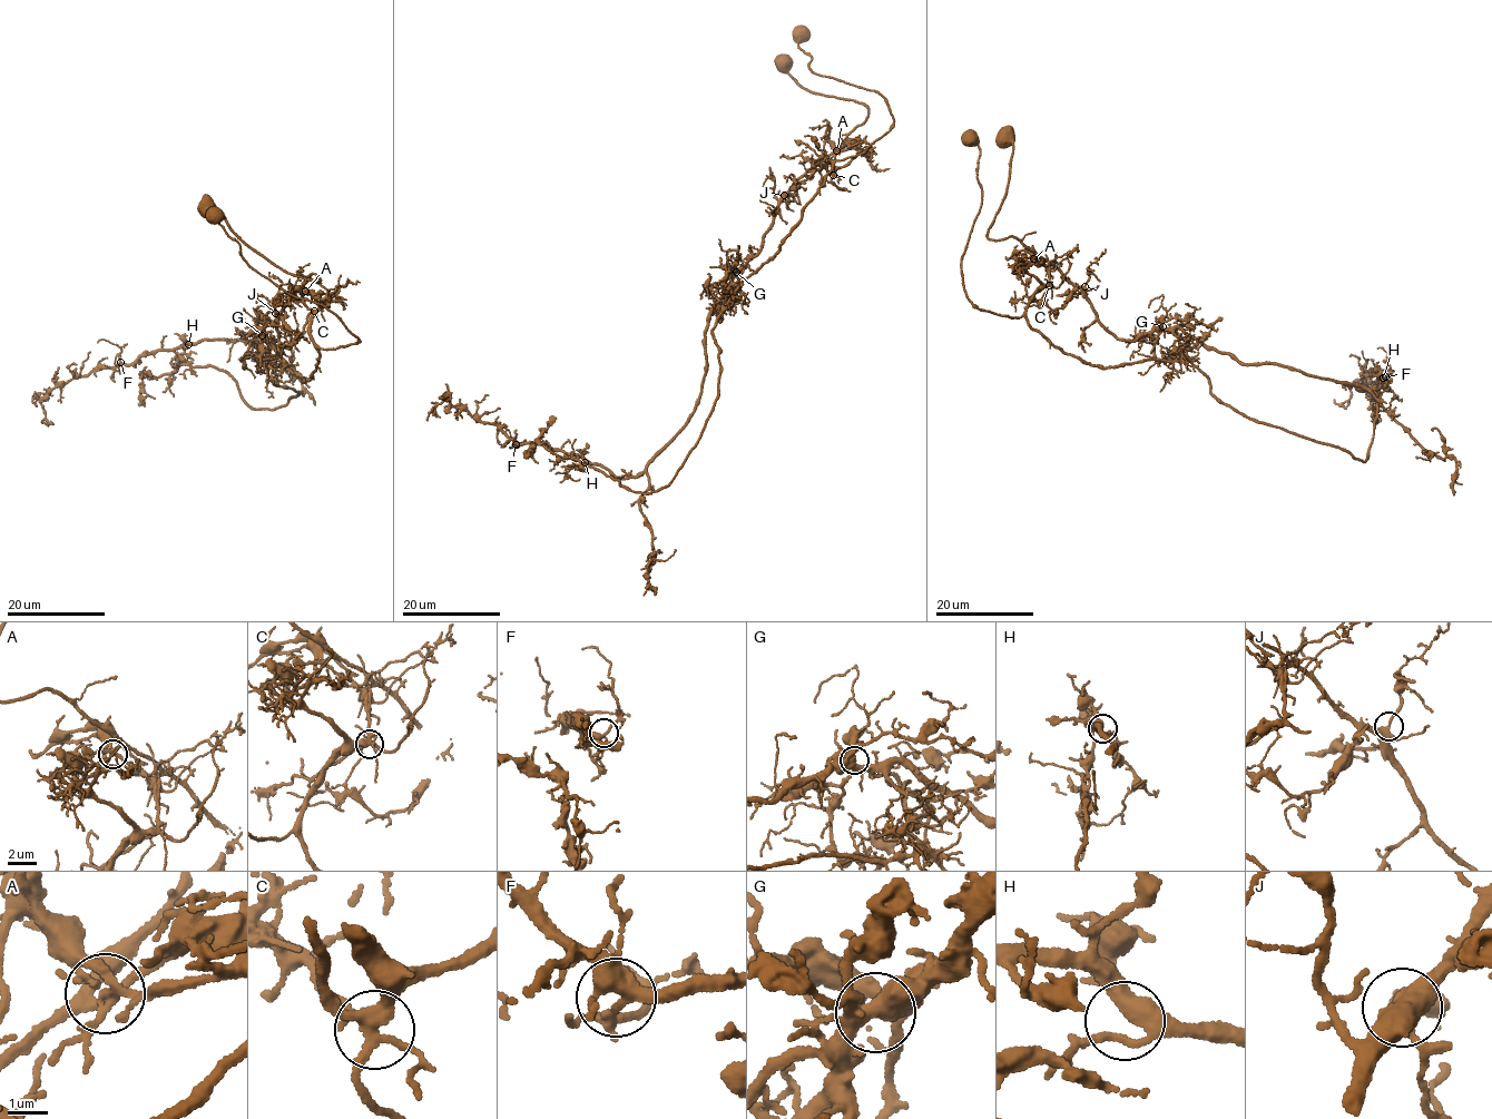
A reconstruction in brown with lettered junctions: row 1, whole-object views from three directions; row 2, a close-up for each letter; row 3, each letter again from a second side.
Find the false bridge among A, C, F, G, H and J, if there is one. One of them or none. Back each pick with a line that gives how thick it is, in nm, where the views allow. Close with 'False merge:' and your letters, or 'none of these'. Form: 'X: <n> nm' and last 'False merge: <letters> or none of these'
A: 280 nm
False merge: A

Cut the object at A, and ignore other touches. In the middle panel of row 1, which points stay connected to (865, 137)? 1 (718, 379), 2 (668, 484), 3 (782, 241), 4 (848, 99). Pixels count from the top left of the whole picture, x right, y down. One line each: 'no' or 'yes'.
1: yes
2: yes
3: yes
4: no

